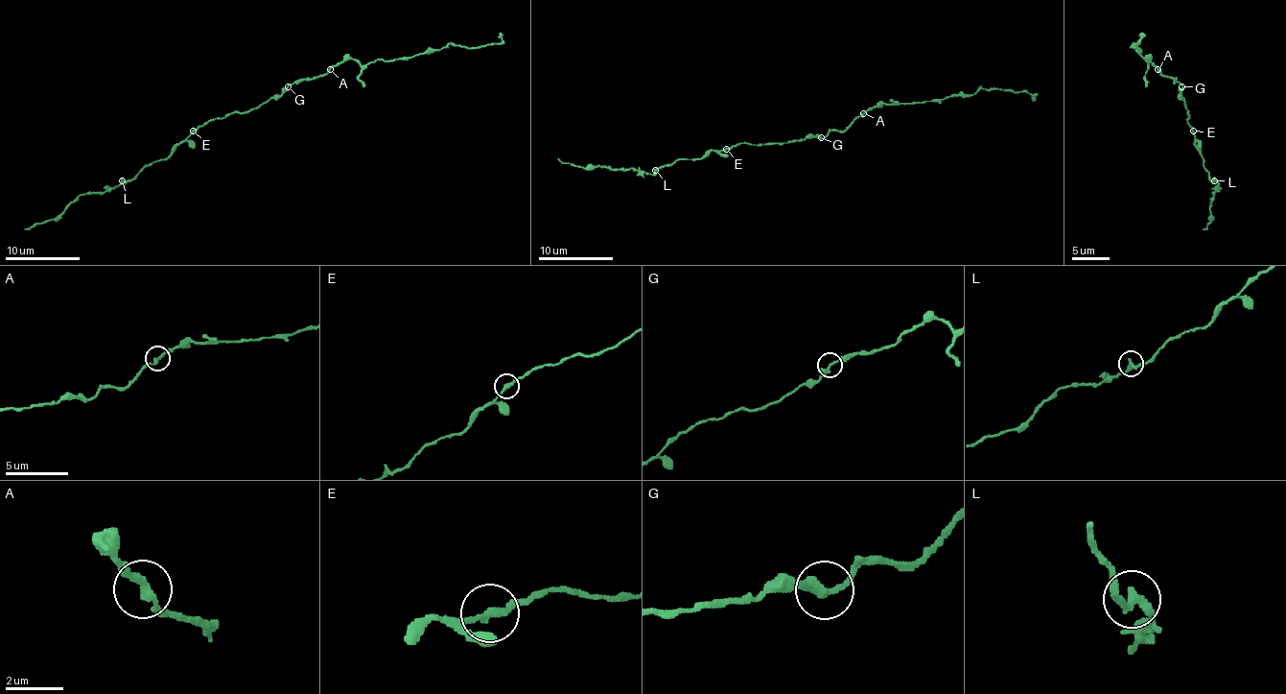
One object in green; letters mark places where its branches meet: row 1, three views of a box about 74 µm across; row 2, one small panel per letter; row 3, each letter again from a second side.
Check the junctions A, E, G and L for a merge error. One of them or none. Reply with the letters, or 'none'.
L

